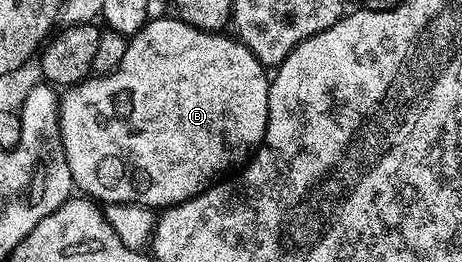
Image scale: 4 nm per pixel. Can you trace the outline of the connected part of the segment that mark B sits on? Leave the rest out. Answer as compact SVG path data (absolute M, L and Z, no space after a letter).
M178 17L172 19L152 18L136 35L127 40L125 57L121 57L121 65L116 71L107 75L88 77L74 87L62 92L59 100L60 133L64 141L65 157L68 158L69 171L76 188L79 187L84 196L94 199L103 205L112 203L136 203L152 209L175 207L178 203L189 201L201 192L220 182L228 173L242 168L255 153L255 148L263 142L267 118L269 117L269 82L268 68L263 67L253 57L253 53L238 38L227 33L202 31L193 25L184 23Z

